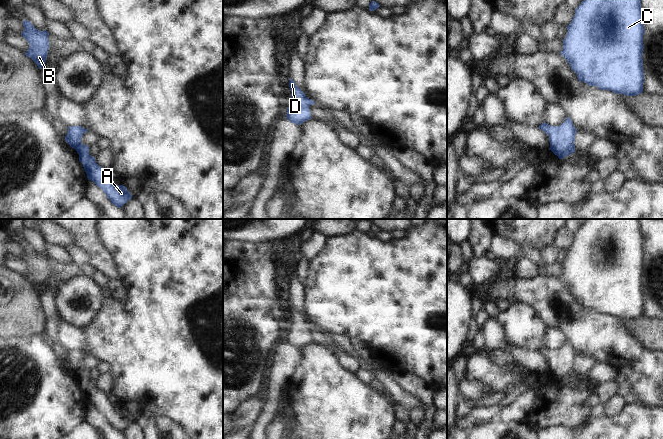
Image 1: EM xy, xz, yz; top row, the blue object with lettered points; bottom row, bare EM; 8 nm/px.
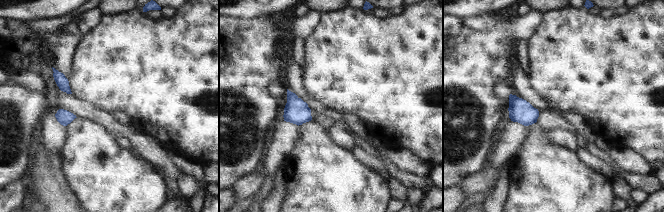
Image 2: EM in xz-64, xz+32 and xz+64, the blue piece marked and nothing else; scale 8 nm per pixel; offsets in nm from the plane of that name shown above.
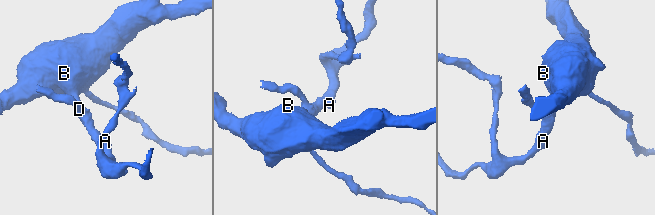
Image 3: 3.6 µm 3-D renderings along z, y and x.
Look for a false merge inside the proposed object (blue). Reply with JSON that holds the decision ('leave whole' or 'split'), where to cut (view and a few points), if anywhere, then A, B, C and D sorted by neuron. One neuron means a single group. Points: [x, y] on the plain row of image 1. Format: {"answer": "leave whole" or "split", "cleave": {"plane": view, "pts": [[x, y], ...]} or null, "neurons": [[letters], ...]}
{"answer": "leave whole", "cleave": null, "neurons": [["A", "B", "C", "D"]]}

